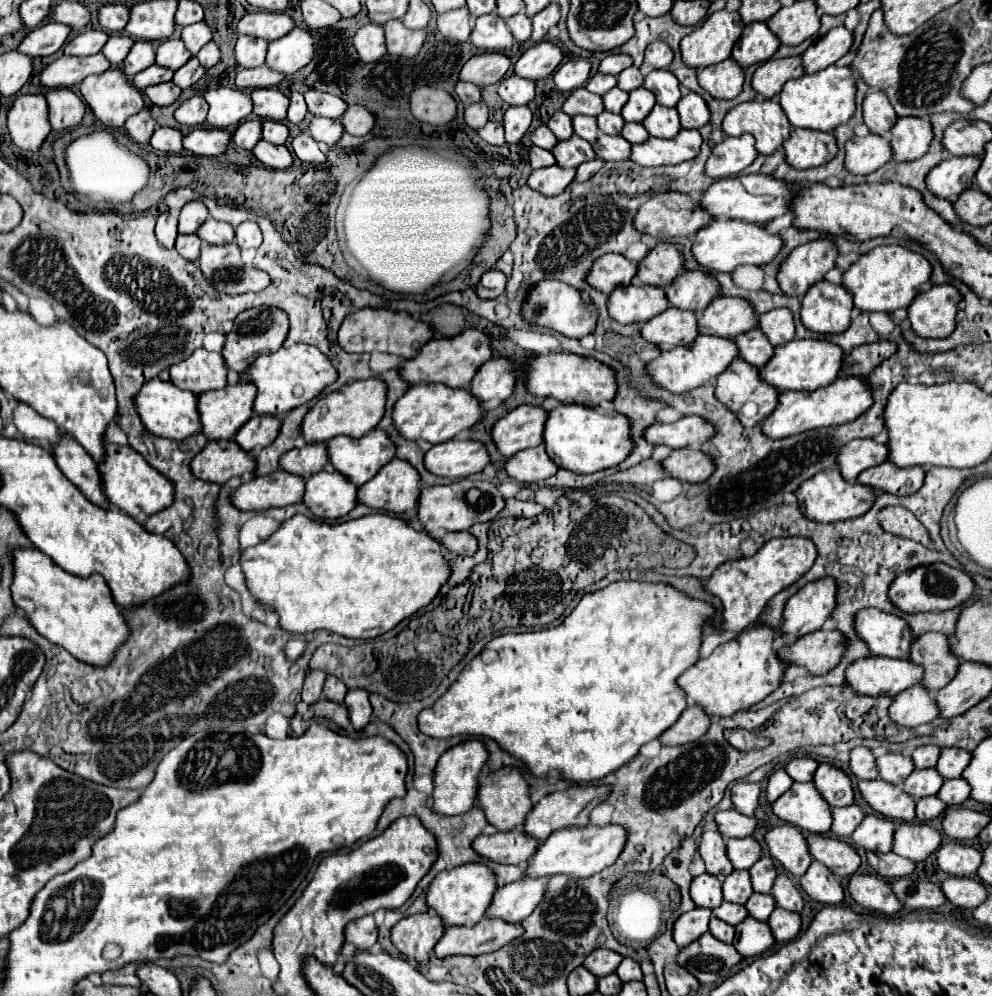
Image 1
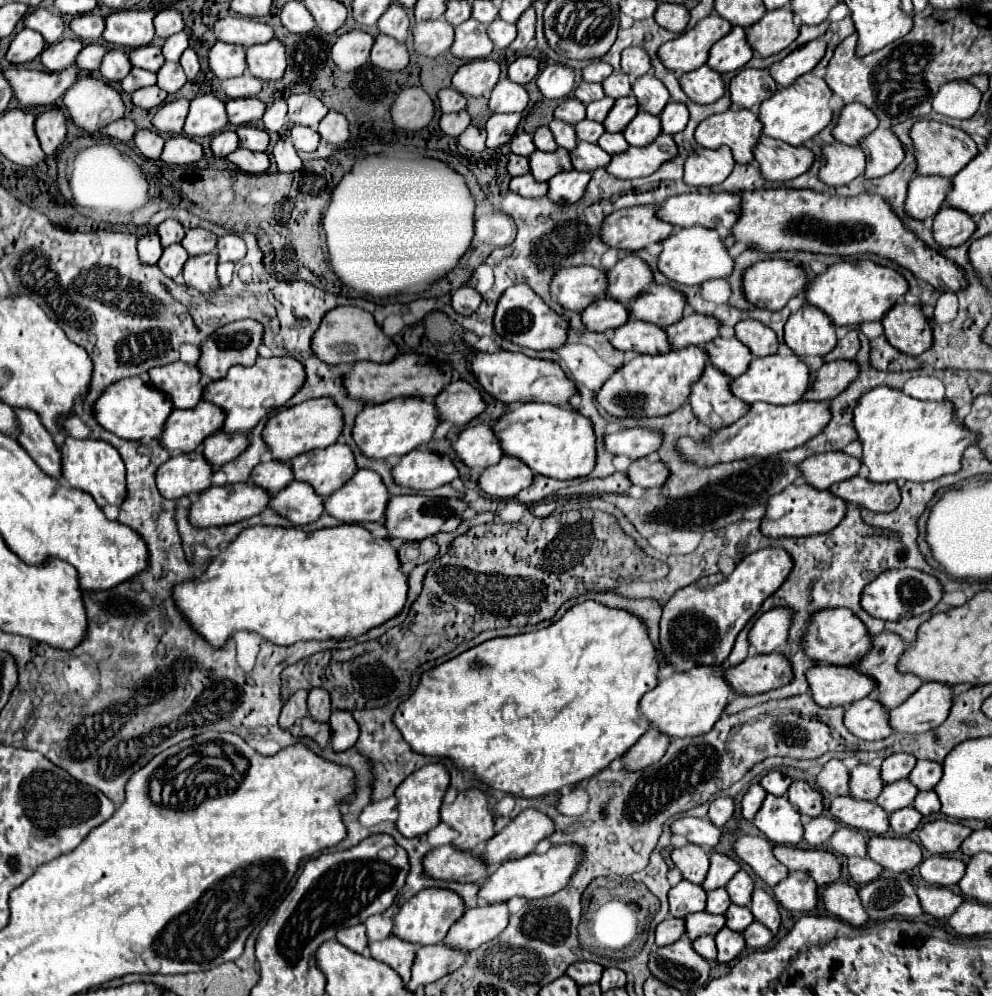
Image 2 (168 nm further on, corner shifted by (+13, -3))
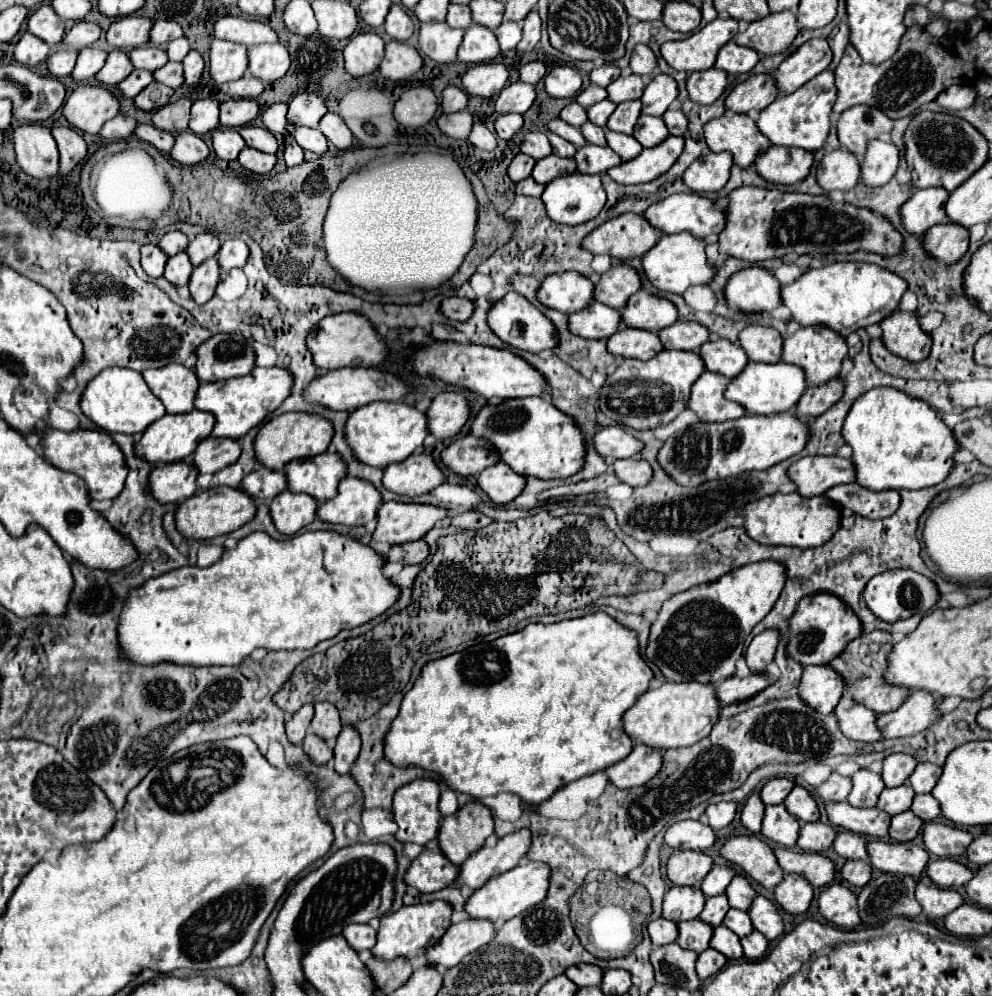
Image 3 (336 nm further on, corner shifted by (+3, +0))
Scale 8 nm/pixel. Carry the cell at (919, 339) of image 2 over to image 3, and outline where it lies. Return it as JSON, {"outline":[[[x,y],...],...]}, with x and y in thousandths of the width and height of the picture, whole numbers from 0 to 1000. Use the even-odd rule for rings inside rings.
{"outline":[[[902,311],[888,325],[890,347],[916,363],[928,363],[939,353],[939,337],[928,331],[922,313]]]}

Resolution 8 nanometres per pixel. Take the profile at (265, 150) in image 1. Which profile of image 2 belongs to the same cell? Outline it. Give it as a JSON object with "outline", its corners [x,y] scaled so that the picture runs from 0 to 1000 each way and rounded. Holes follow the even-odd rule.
{"outline":[[[239,150],[233,156],[229,156],[229,160],[233,164],[237,164],[245,174],[267,174],[271,170],[271,156],[269,154]]]}

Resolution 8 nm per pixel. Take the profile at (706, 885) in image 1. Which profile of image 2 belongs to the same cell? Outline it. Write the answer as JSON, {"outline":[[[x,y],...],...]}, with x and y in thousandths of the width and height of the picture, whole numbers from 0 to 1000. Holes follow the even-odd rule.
{"outline":[[[689,883],[674,895],[674,917],[678,921],[693,921],[697,917],[709,915],[711,905],[713,905],[711,893]]]}

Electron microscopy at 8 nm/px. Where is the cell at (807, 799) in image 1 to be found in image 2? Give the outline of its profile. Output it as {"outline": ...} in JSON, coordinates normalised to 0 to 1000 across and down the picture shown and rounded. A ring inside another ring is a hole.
{"outline":[[[773,798],[759,826],[779,846],[785,846],[785,848],[809,846],[807,816],[793,804],[793,798],[789,800]]]}

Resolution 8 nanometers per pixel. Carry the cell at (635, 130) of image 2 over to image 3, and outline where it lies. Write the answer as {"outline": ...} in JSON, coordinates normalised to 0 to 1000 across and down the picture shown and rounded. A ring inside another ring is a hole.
{"outline":[[[646,116],[642,120],[642,127],[640,127],[640,133],[638,137],[646,143],[648,149],[658,149],[662,145],[666,145],[674,133],[672,133],[672,127],[666,118],[660,118],[660,116]]]}

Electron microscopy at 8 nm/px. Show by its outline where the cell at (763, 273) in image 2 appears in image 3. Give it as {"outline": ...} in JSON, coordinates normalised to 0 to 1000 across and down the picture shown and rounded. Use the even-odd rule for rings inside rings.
{"outline":[[[751,269],[741,273],[731,285],[731,301],[739,313],[777,313],[787,307],[787,285],[771,269]]]}

